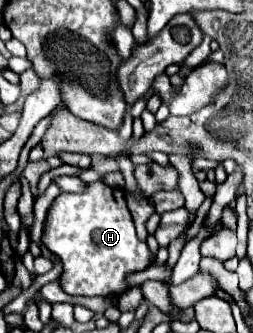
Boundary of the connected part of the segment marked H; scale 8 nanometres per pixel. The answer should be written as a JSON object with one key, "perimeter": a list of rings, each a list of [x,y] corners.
{"perimeter":[[[93,182],[81,194],[67,194],[55,198],[47,214],[47,232],[43,244],[59,256],[63,264],[63,274],[59,278],[61,290],[69,296],[105,296],[115,298],[127,290],[127,274],[141,272],[153,264],[153,254],[147,242],[141,242],[135,234],[135,224],[125,202],[125,194],[119,188],[111,188],[103,182]]]}

